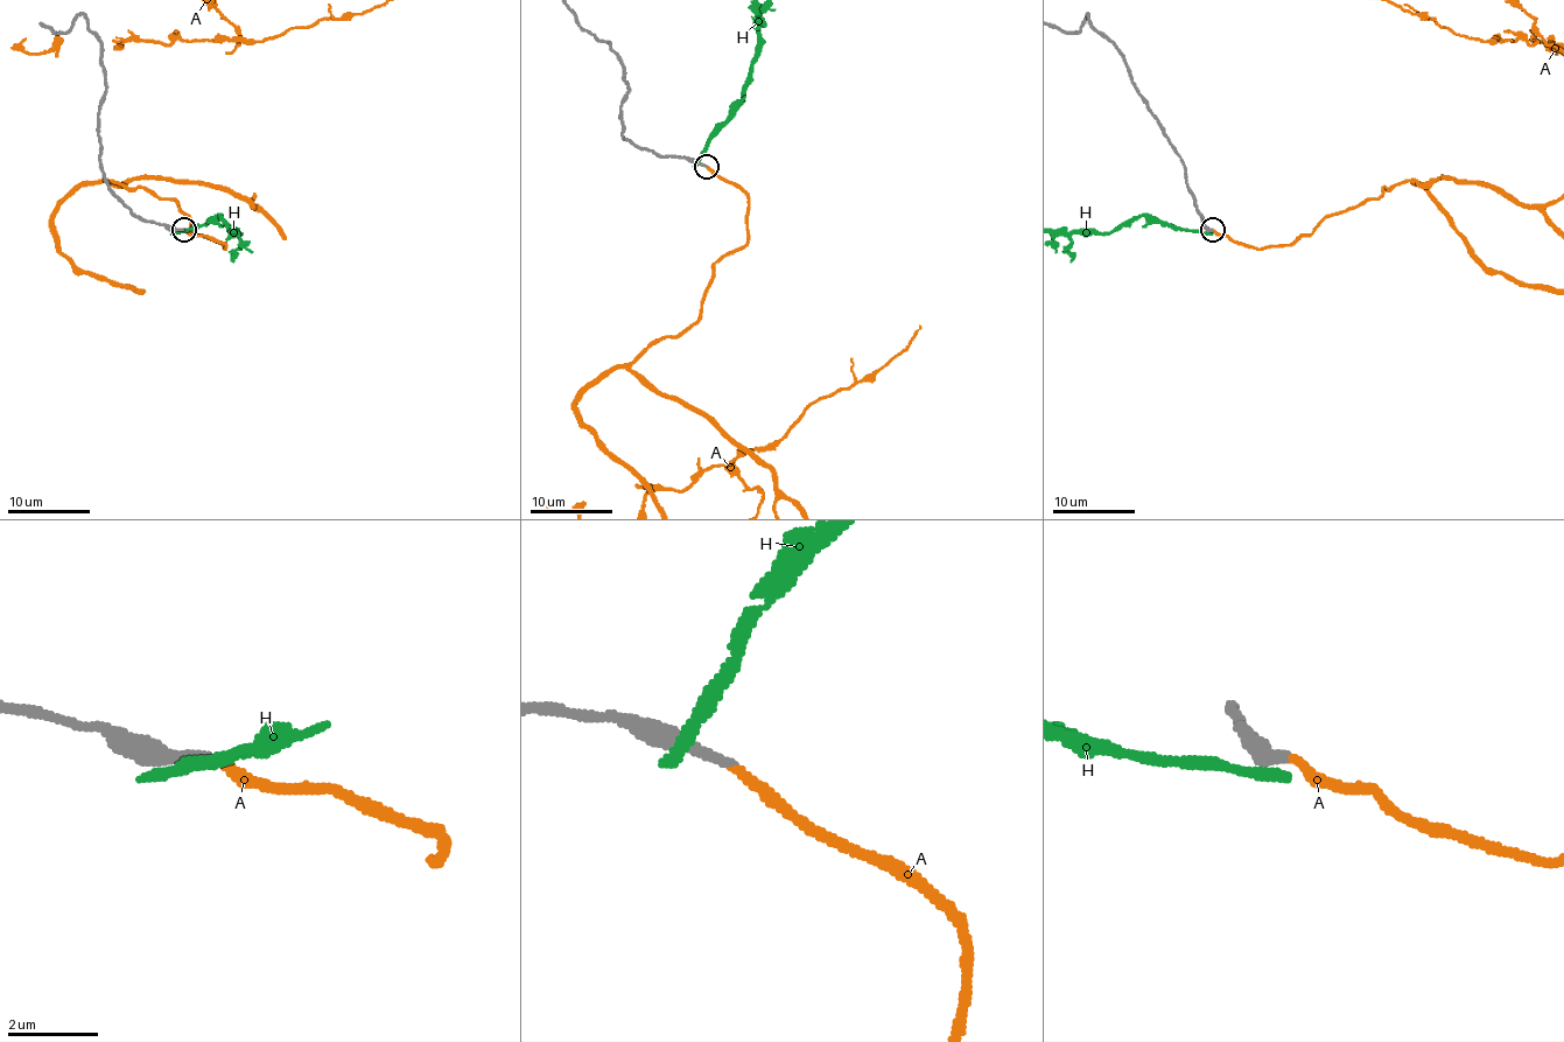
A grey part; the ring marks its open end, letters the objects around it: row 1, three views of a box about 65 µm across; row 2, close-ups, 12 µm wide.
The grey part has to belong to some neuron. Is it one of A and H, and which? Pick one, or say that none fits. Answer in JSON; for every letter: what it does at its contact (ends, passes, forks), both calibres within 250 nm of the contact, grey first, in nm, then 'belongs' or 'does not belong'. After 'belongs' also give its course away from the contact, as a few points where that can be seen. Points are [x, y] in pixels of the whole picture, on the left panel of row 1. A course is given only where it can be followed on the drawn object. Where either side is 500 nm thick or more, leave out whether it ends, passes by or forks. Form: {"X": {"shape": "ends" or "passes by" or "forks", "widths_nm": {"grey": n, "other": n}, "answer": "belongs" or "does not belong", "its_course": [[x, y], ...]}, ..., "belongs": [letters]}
{"A": {"shape": "ends", "widths_nm": {"grey": 280, "other": 180}, "answer": "belongs"}, "H": {"widths_nm": {"grey": 550, "other": 320}, "answer": "does not belong"}, "belongs": ["A"]}

